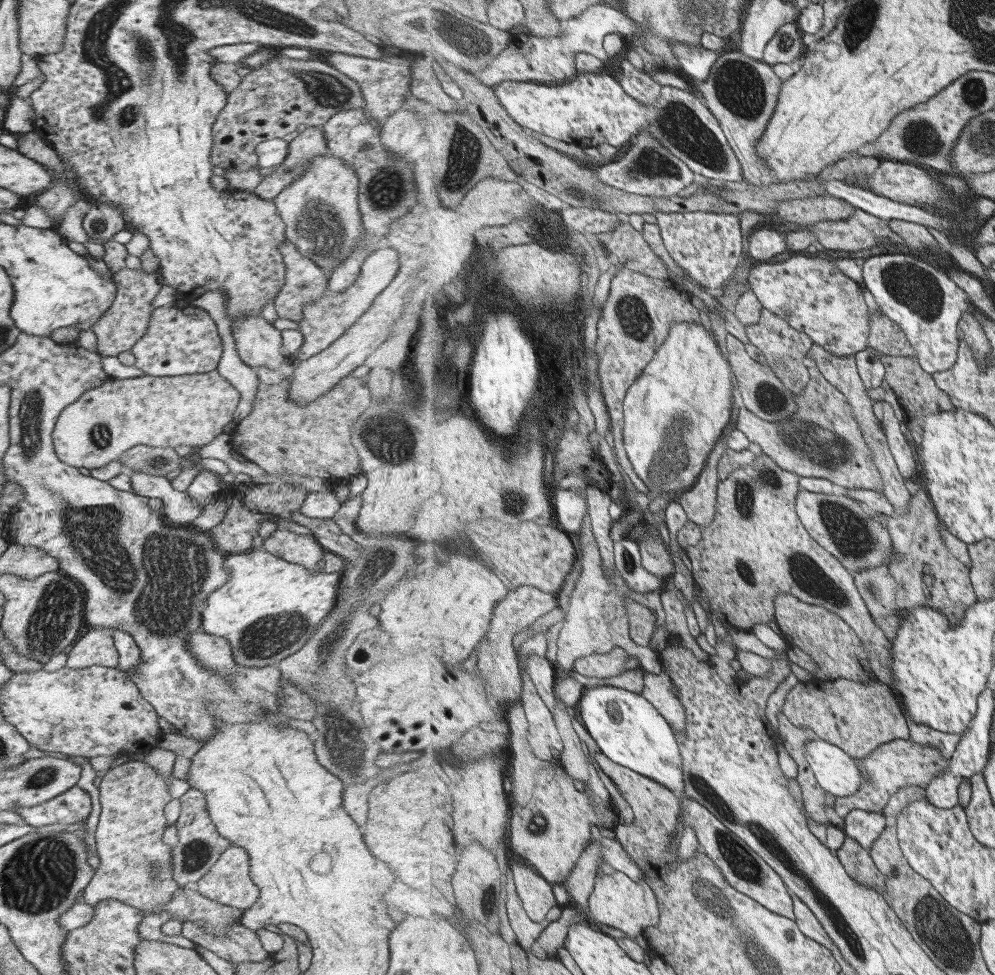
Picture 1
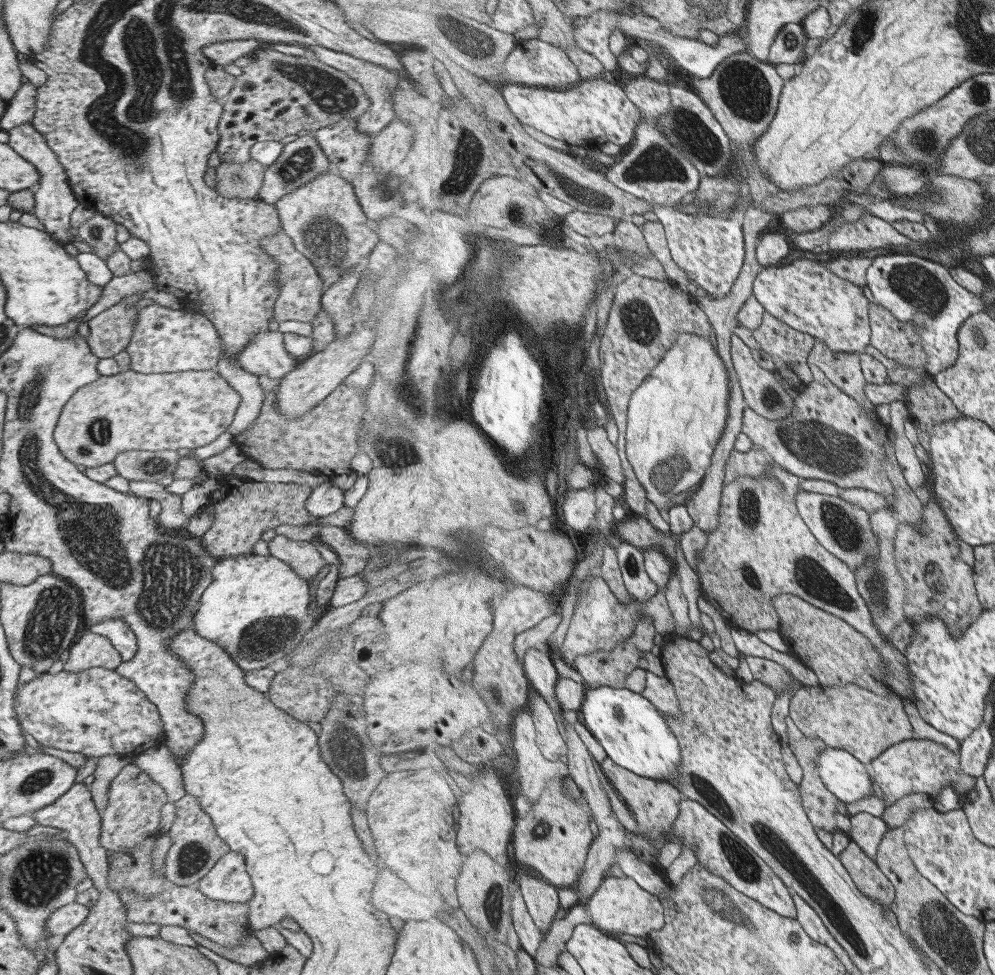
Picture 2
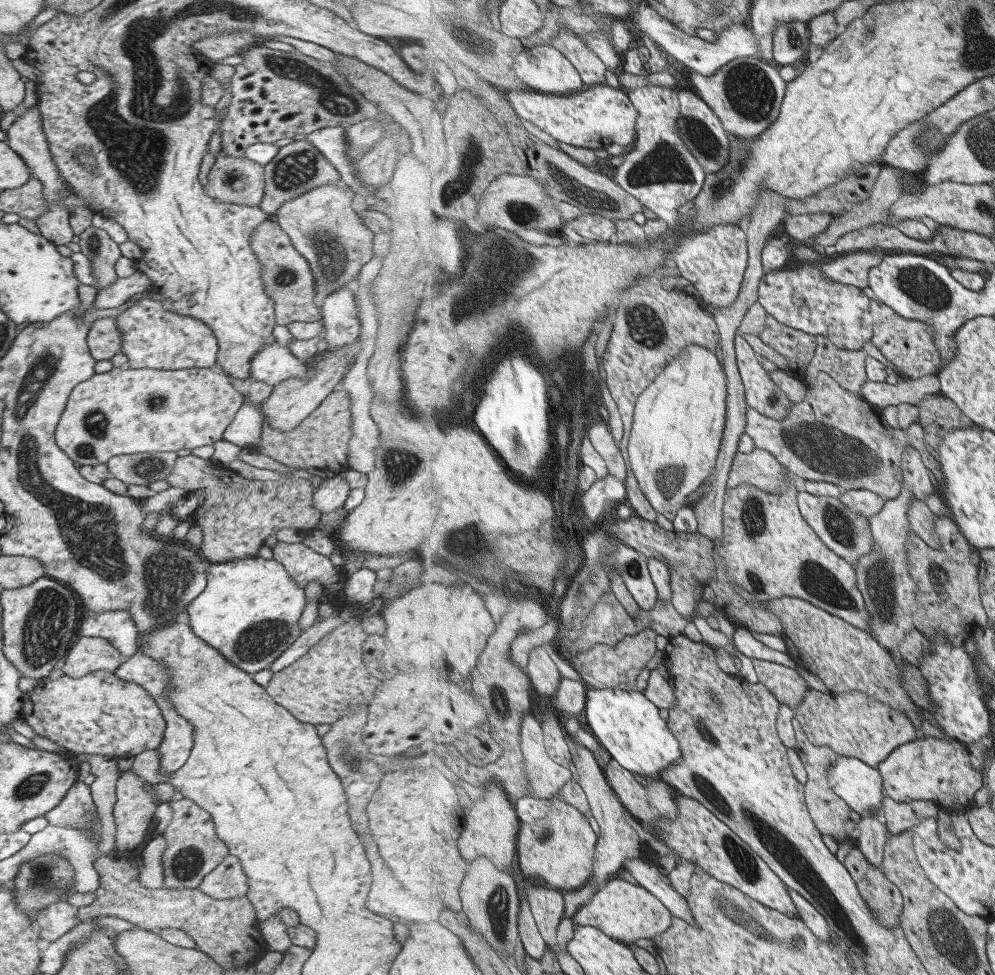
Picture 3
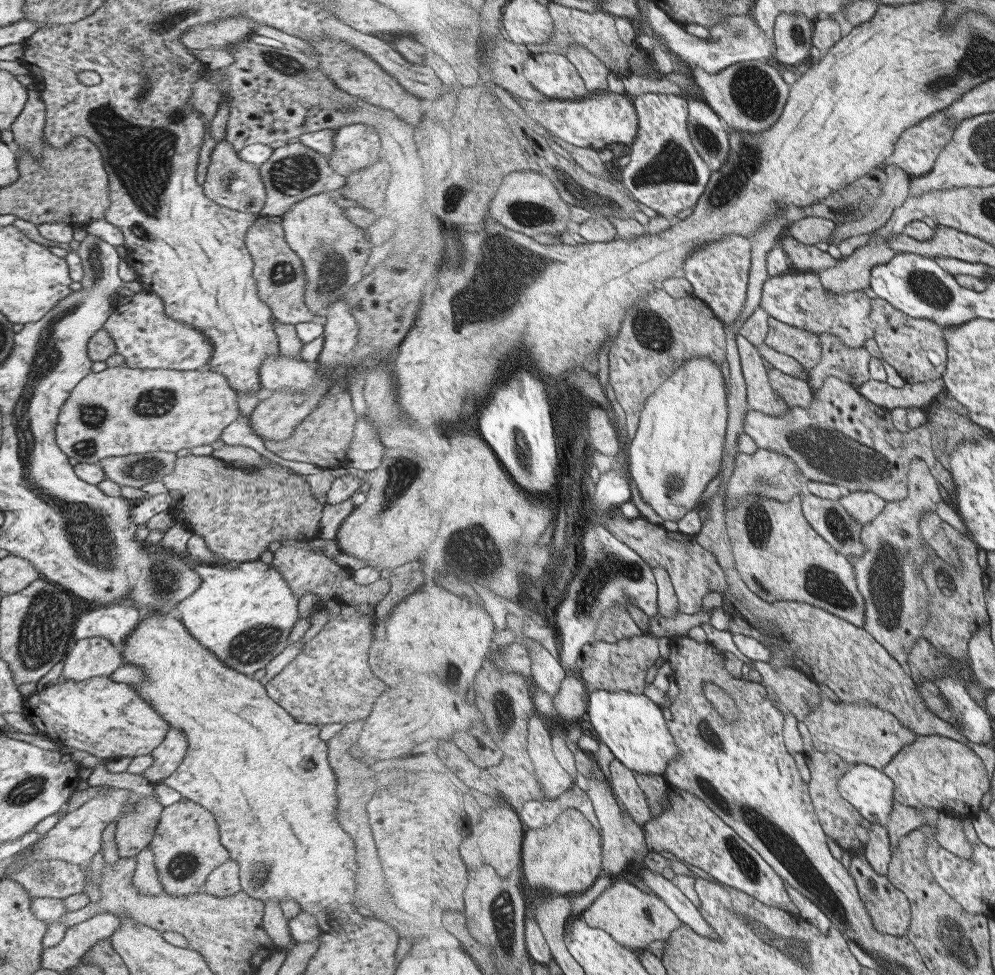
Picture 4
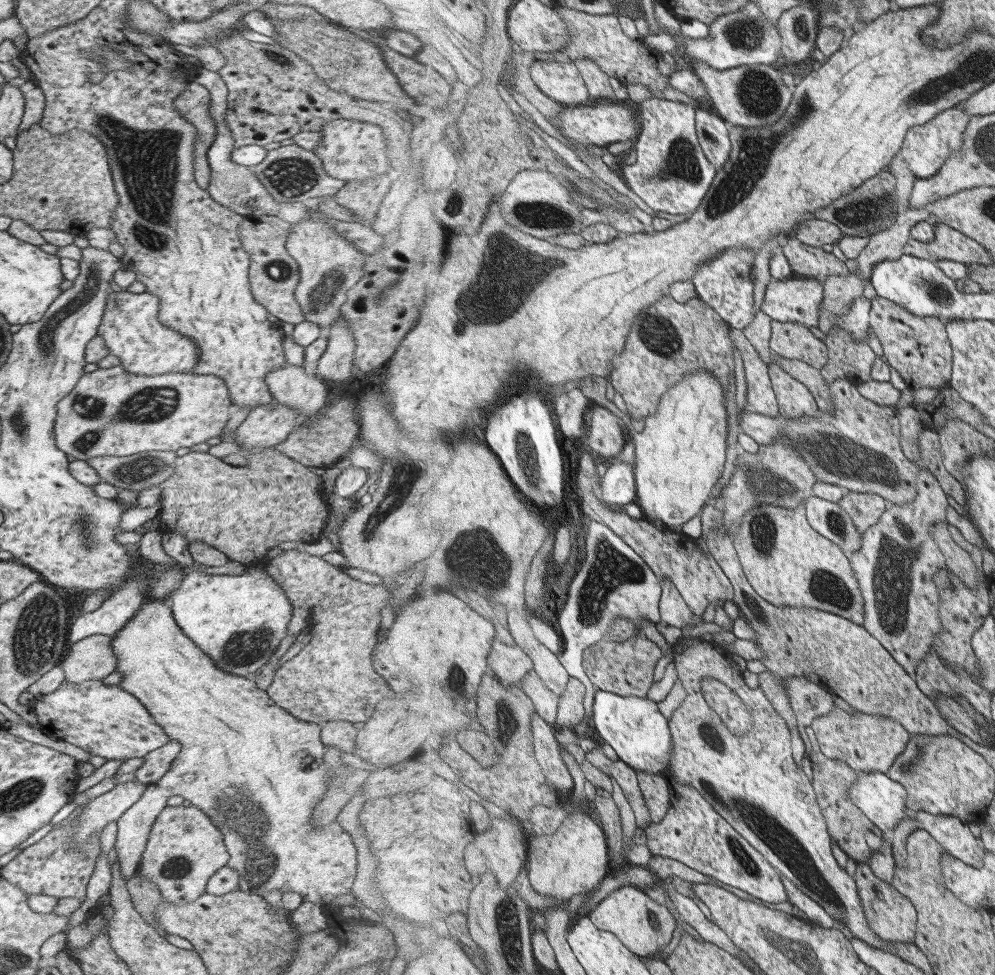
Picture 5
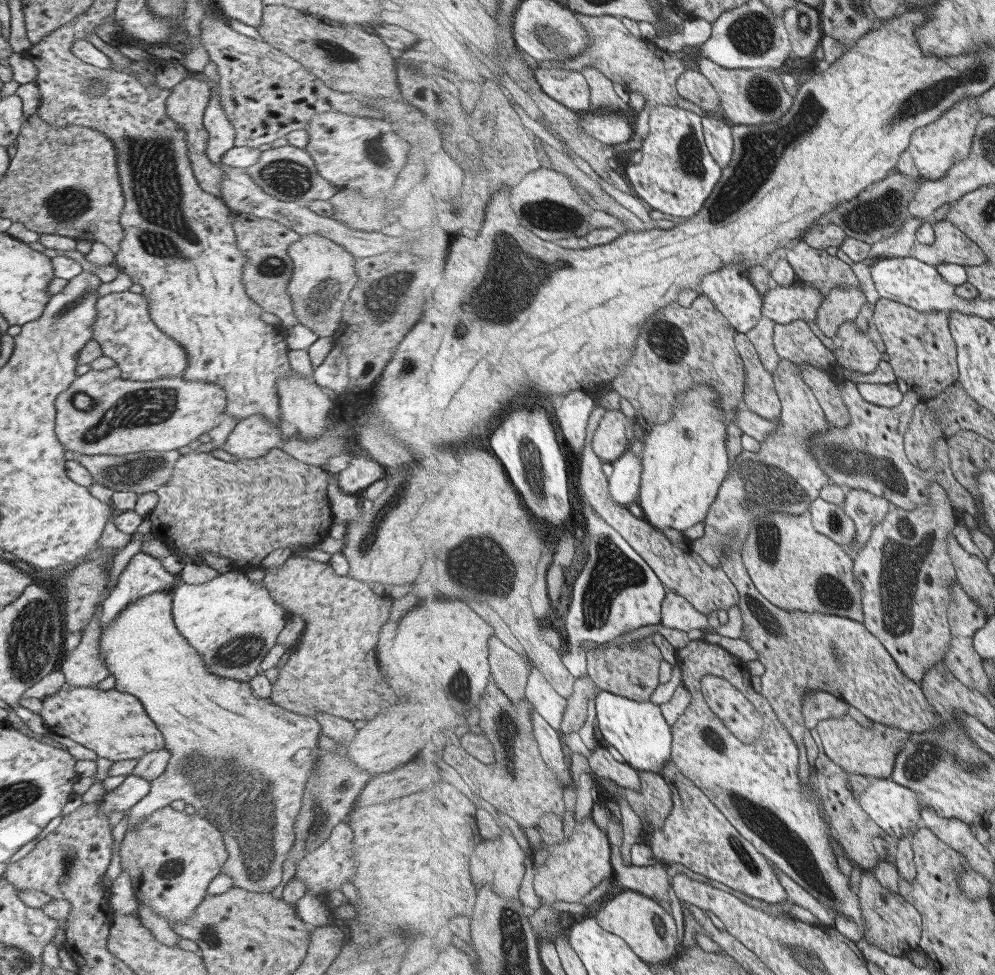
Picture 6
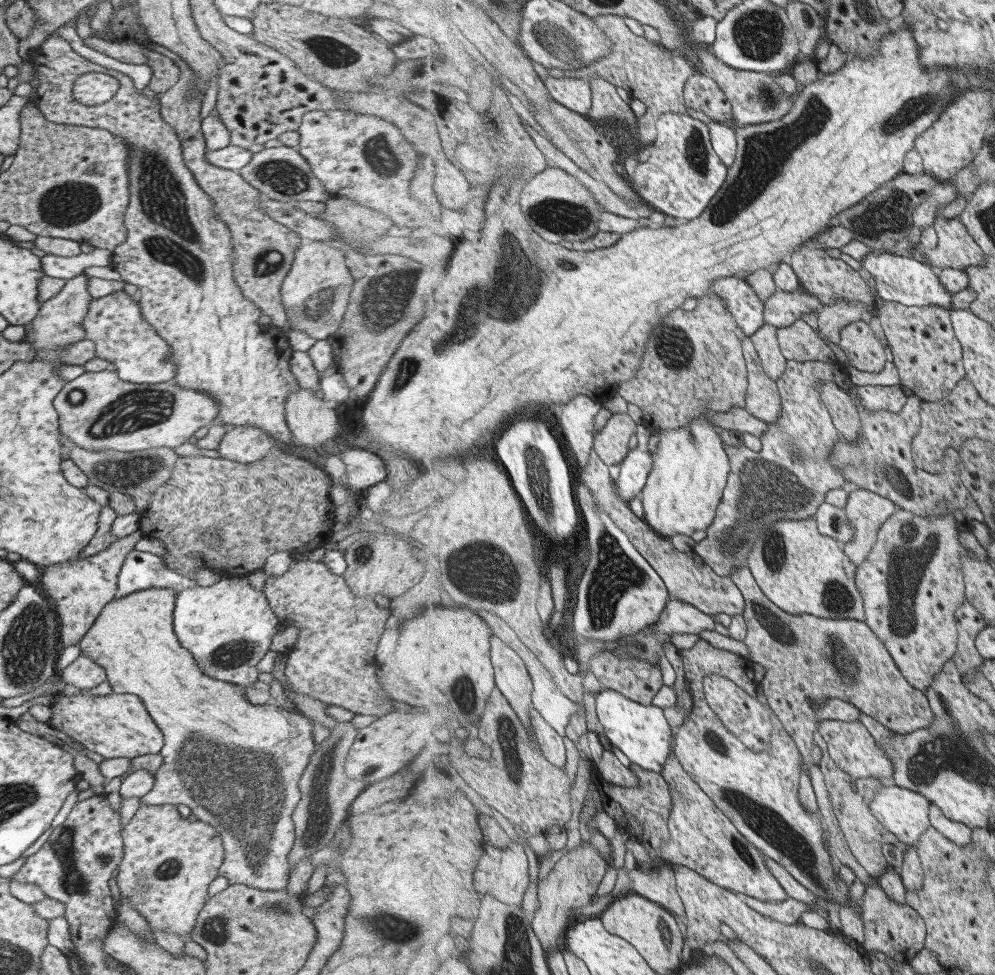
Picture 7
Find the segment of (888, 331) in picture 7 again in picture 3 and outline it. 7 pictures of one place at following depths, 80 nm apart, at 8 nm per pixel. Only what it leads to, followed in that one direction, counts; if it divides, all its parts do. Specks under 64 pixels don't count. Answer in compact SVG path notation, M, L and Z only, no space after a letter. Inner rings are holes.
M876 298L872 303L872 318L874 319L873 344L907 379L916 380L929 374L937 375L938 368L944 364L944 358L936 343L936 332L930 324L920 320L909 320L897 314L893 308L883 304Z

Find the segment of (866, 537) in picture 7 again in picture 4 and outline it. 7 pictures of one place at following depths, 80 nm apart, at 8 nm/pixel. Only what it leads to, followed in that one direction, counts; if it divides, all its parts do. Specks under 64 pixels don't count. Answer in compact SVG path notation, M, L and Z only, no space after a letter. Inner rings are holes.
M869 491L846 492L839 501L852 513L852 517L863 525L875 522L889 503L884 497Z

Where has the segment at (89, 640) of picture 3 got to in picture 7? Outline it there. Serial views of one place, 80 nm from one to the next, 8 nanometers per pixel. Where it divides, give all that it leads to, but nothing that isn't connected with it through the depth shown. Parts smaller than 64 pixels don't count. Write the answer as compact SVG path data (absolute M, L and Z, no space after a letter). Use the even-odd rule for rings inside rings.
M77 651L76 653L77 659L73 660L71 664L67 664L59 677L65 685L89 692L89 690L101 685L106 680L106 675L99 664L95 664Z

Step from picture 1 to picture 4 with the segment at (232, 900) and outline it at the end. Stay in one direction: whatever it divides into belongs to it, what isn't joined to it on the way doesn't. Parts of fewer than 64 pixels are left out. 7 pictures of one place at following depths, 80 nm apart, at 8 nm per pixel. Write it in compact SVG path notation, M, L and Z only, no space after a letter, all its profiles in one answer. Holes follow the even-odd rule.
M227 859L207 876L201 890L211 896L224 897L240 891L238 866Z

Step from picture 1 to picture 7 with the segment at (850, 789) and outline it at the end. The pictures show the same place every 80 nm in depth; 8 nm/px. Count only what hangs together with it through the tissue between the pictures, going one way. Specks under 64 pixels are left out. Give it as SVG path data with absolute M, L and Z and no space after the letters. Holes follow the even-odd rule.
M885 786L881 791L877 791L876 797L870 802L873 814L891 831L898 836L901 844L915 846L920 841L921 835L931 828L931 801L921 795L899 786Z

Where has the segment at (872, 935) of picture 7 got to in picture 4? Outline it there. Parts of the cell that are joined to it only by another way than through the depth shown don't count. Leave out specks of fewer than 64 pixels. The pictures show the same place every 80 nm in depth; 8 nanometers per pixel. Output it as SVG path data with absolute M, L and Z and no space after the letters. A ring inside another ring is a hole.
M855 853L849 866L850 873L858 884L858 891L865 903L867 912L875 924L875 929L883 934L905 936L911 927L913 909L907 895L899 890L888 877L879 874L868 861L865 853Z

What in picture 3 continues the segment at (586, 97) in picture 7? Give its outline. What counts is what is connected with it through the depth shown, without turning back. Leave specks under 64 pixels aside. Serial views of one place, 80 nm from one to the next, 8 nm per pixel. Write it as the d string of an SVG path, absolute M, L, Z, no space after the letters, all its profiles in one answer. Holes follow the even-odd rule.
M551 45L523 47L514 58L511 73L534 91L561 95L584 91L575 66Z

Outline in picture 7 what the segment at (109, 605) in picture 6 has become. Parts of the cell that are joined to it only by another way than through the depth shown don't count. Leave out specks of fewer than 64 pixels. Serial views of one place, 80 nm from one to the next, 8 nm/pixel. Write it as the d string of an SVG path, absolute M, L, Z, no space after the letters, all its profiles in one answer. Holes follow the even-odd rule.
M134 548L125 555L120 566L112 599L146 588L172 588L178 592L195 586L195 581L166 568L159 556Z

